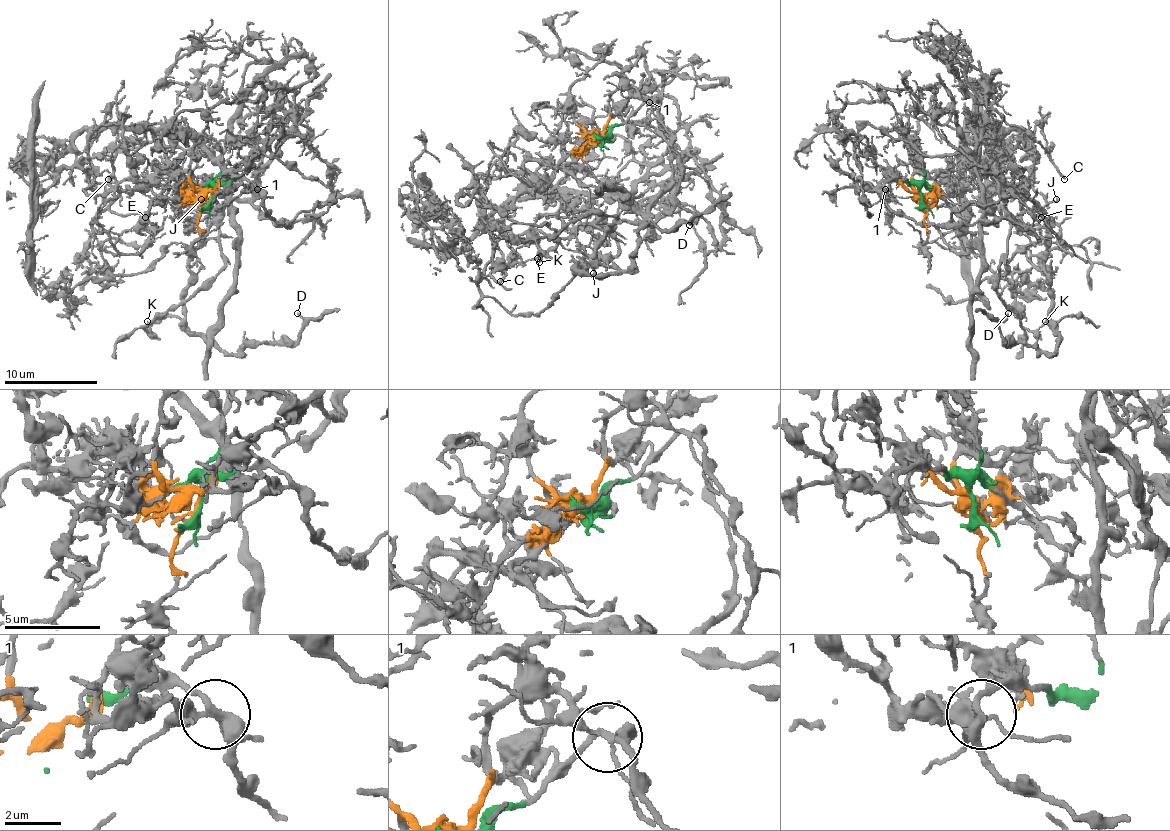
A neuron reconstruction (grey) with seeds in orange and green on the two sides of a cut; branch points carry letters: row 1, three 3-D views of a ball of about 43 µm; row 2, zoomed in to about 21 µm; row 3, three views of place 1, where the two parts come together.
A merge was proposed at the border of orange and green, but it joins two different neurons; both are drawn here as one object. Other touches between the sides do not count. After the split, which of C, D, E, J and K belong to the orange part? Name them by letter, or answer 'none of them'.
C, E, J

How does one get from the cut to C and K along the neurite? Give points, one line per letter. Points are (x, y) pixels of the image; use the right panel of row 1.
C: (922, 201), (941, 173), (948, 170), (948, 177), (955, 175), (964, 184), (980, 163), (1038, 142), (1064, 180)
K: (922, 201), (885, 184), (917, 224), (996, 221), (1003, 201), (996, 293), (1022, 326), (1045, 321)

